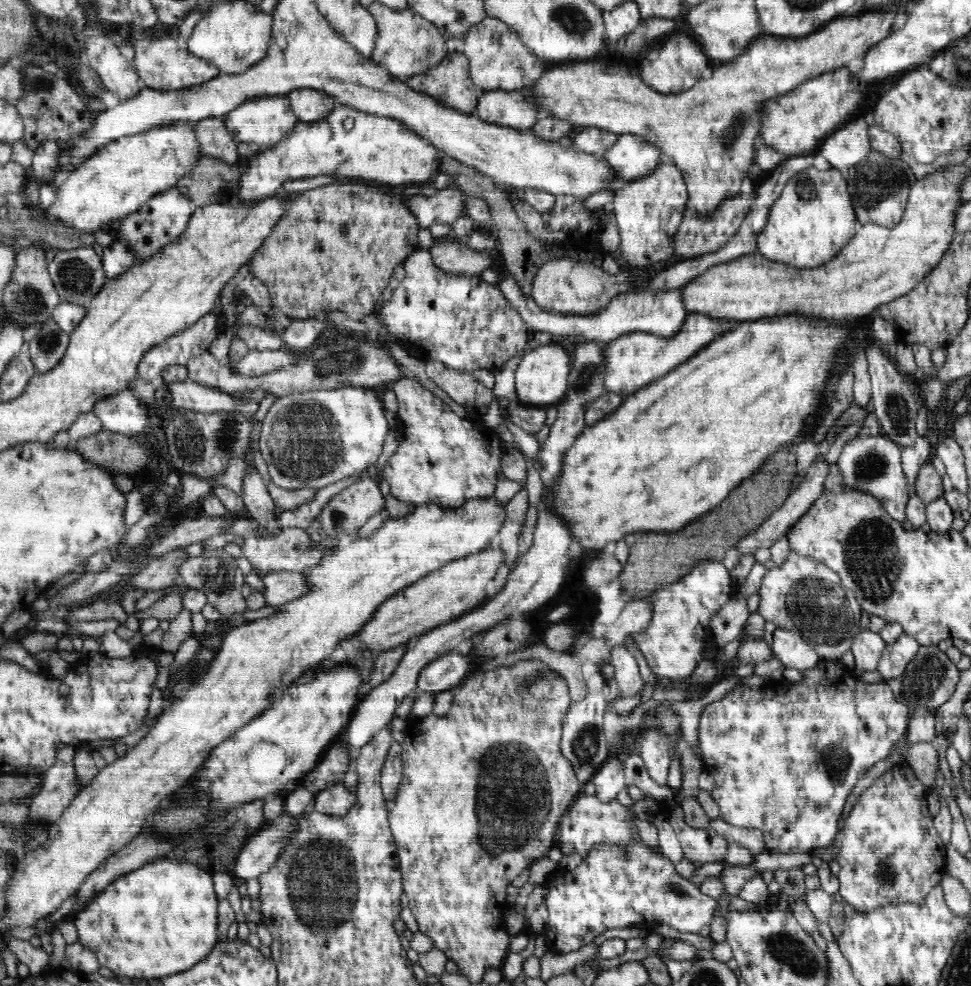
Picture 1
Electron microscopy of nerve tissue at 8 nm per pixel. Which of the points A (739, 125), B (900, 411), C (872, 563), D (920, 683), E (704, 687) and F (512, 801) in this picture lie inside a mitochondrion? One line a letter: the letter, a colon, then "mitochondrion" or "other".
A: mitochondrion
B: mitochondrion
C: mitochondrion
D: mitochondrion
E: other
F: mitochondrion

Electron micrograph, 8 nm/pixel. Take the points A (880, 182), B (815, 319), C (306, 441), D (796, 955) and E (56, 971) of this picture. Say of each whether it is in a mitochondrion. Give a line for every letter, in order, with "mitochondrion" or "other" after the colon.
A: mitochondrion
B: other
C: mitochondrion
D: mitochondrion
E: other

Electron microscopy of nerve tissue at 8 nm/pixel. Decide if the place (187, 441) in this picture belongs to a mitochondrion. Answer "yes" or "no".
yes

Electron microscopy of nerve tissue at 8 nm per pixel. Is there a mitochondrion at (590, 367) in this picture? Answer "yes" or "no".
yes

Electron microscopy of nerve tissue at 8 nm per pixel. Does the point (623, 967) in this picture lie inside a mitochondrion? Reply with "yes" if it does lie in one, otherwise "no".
no

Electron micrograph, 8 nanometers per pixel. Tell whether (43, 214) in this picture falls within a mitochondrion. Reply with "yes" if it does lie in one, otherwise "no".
no

